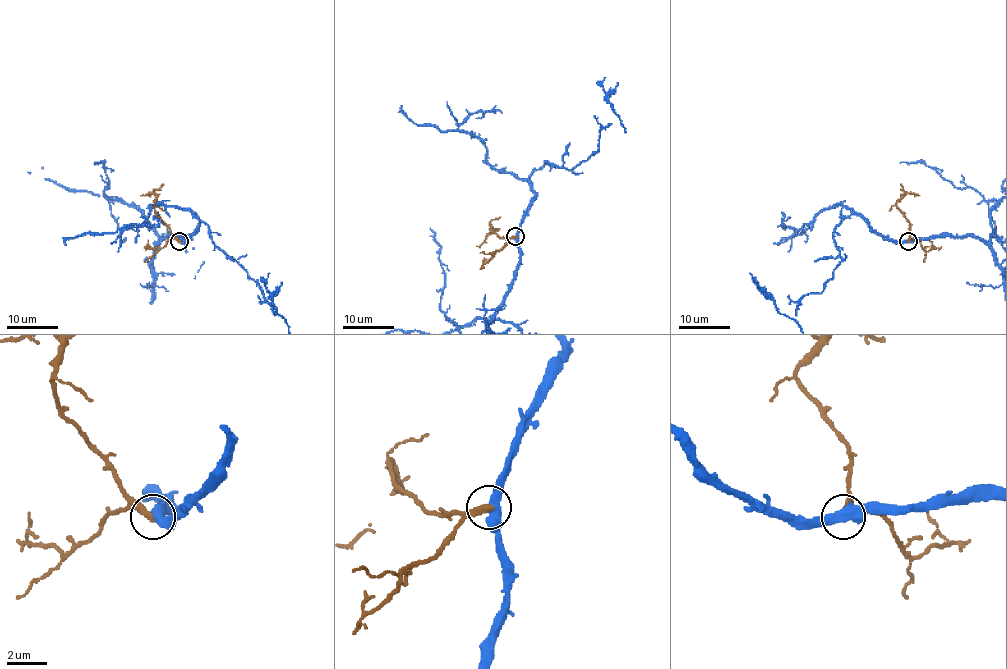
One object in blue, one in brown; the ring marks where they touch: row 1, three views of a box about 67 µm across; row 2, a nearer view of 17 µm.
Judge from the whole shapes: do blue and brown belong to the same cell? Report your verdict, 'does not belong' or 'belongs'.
does not belong

